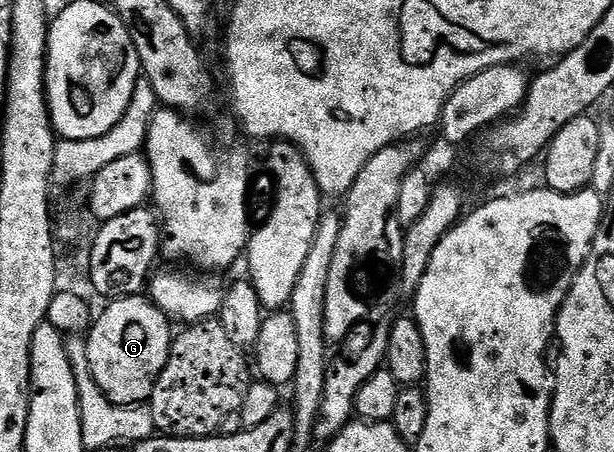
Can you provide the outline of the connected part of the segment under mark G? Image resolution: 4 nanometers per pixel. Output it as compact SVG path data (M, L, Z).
M145 295L119 296L107 304L84 340L92 378L113 404L146 404L170 357L172 321Z

